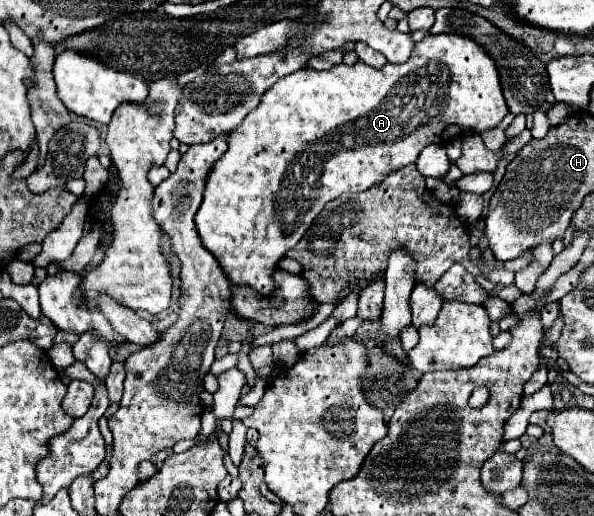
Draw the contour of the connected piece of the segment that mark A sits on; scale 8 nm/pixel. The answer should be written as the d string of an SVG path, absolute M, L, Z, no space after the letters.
M439 34L439 36L425 36L421 42L415 44L413 48L413 56L403 62L403 64L385 64L383 68L371 68L369 64L363 64L363 60L357 60L353 66L341 62L329 70L313 70L313 68L301 68L281 80L277 80L263 96L261 102L255 110L251 110L245 120L229 132L227 136L227 152L213 164L207 182L205 182L205 194L203 194L203 202L195 214L195 224L199 230L199 236L205 244L205 248L219 260L221 268L225 270L227 278L235 284L247 284L253 286L259 294L269 296L275 288L273 284L273 270L277 268L281 256L285 256L287 250L291 250L301 236L307 232L307 228L311 226L311 222L315 220L315 216L323 210L323 206L329 200L335 200L337 196L341 196L343 192L363 192L367 188L371 188L373 184L377 184L379 180L383 180L389 172L403 168L407 164L413 164L417 160L417 154L429 146L429 144L447 144L447 140L455 138L457 134L467 134L467 132L485 132L493 126L497 126L503 116L507 114L507 104L501 92L501 84L499 84L499 74L497 68L493 64L493 60L483 52L481 46L473 44L473 40L463 38L463 36L455 36L455 34Z

